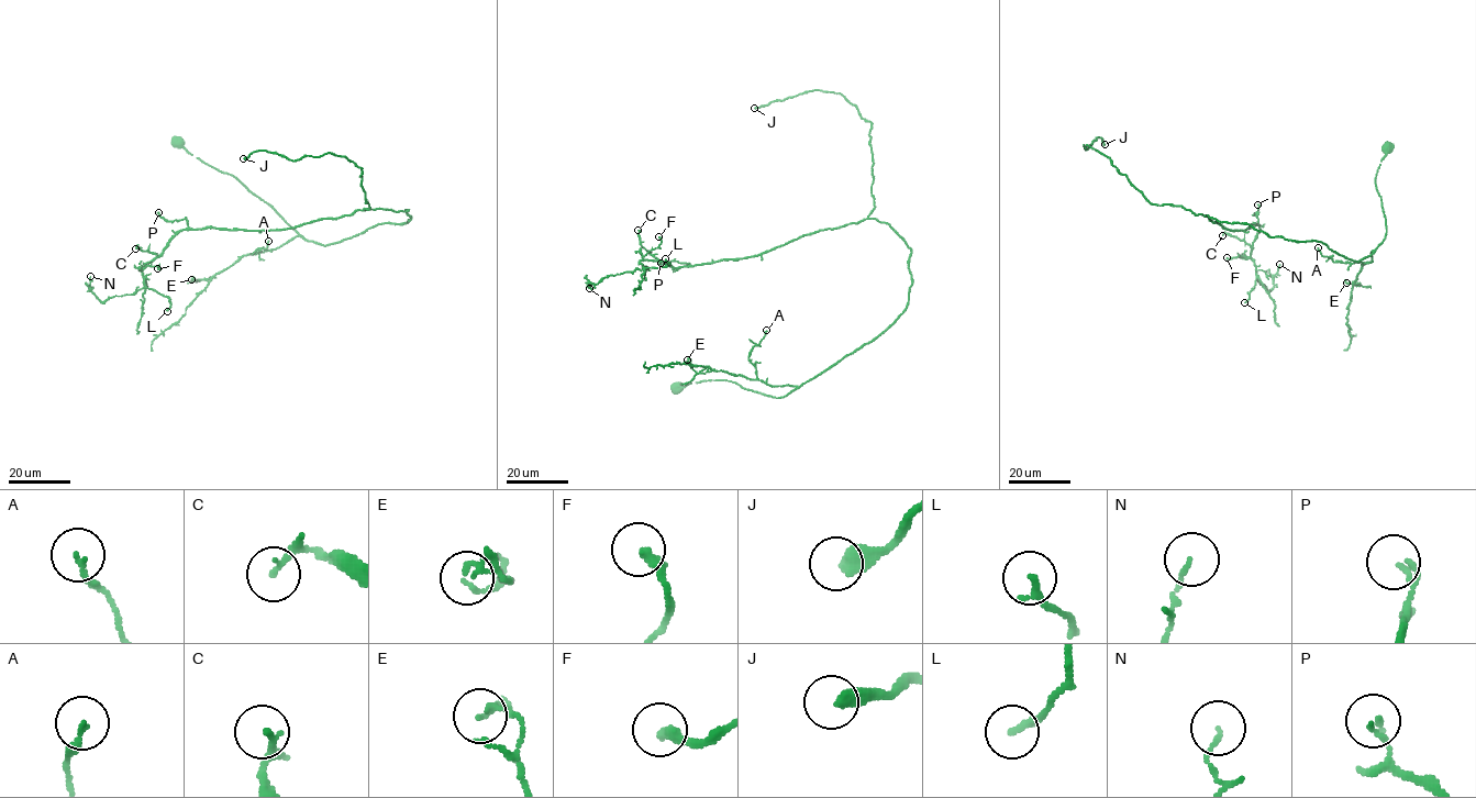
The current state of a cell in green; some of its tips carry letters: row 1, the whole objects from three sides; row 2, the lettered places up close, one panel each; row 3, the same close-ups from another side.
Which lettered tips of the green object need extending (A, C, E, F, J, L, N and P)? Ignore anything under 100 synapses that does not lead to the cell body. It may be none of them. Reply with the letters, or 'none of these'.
J

